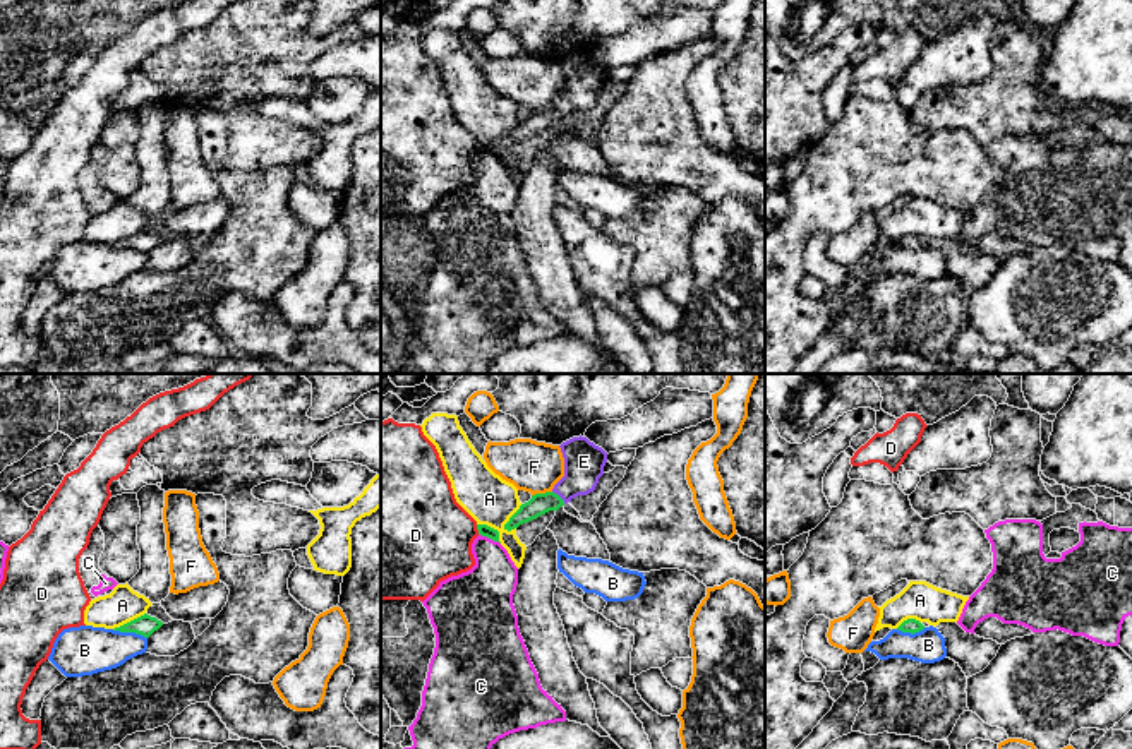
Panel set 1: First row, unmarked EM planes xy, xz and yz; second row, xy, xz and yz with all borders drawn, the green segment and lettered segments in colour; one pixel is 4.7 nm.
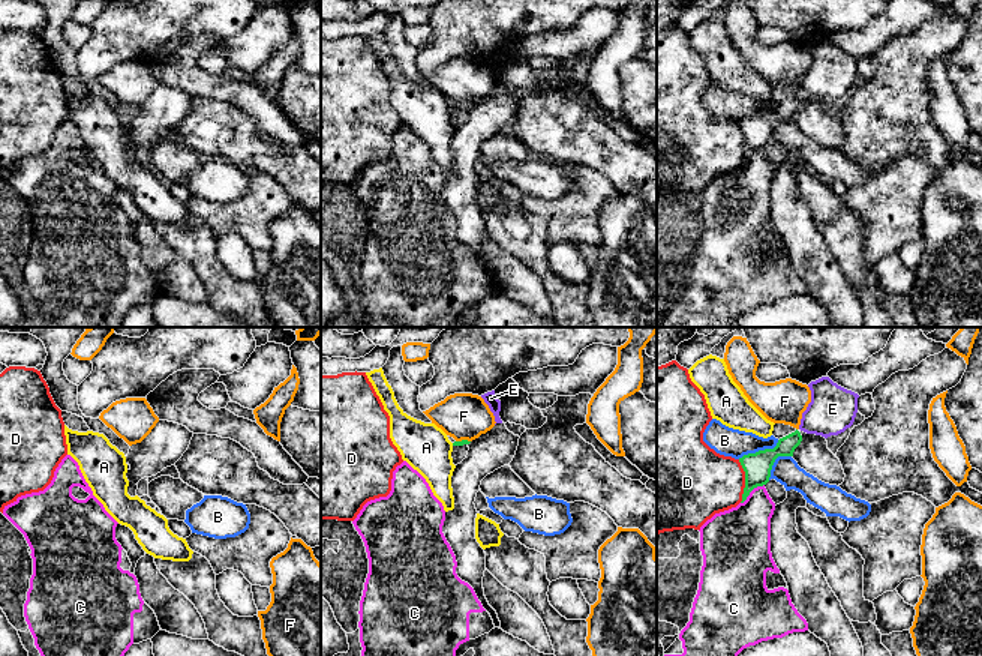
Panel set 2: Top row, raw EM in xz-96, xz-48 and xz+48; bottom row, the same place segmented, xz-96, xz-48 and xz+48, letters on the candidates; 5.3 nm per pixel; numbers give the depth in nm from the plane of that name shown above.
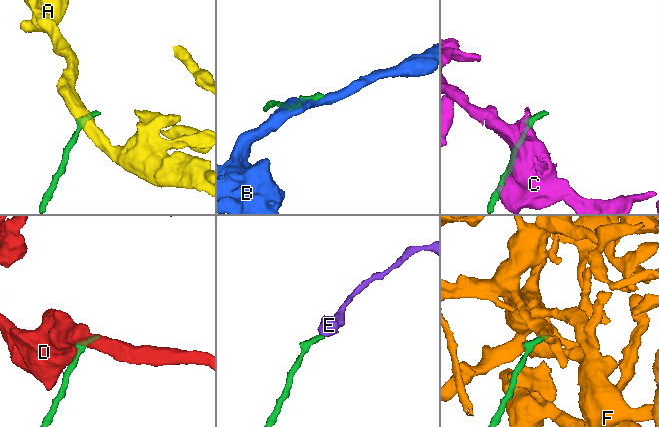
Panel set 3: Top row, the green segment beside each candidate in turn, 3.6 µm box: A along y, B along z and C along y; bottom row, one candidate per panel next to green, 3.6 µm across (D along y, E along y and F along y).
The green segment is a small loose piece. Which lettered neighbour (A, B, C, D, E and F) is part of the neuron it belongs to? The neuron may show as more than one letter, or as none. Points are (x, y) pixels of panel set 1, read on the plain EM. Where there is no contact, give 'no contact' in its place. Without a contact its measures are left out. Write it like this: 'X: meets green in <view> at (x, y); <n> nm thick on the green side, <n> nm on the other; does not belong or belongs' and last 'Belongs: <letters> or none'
A: meets green in xz at (510, 134); 100 nm thick on the green side, 240 nm on the other; does not belong
B: meets green in xy at (129, 247); 90 nm thick on the green side, 240 nm on the other; does not belong
C: meets green in xz at (489, 153); 60 nm thick on the green side, 240 nm on the other; does not belong
D: meets green in xz at (477, 144); 60 nm thick on the green side, 440 nm on the other; does not belong
E: meets green in xz at (559, 113); 100 nm thick on the green side, 190 nm on the other; belongs
F: meets green in xz at (541, 110); 100 nm thick on the green side, 240 nm on the other; does not belong
Belongs: E

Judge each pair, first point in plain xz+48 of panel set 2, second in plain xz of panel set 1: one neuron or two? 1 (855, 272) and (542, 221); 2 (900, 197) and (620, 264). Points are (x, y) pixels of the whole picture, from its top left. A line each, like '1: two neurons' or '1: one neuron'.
1: two neurons
2: two neurons

